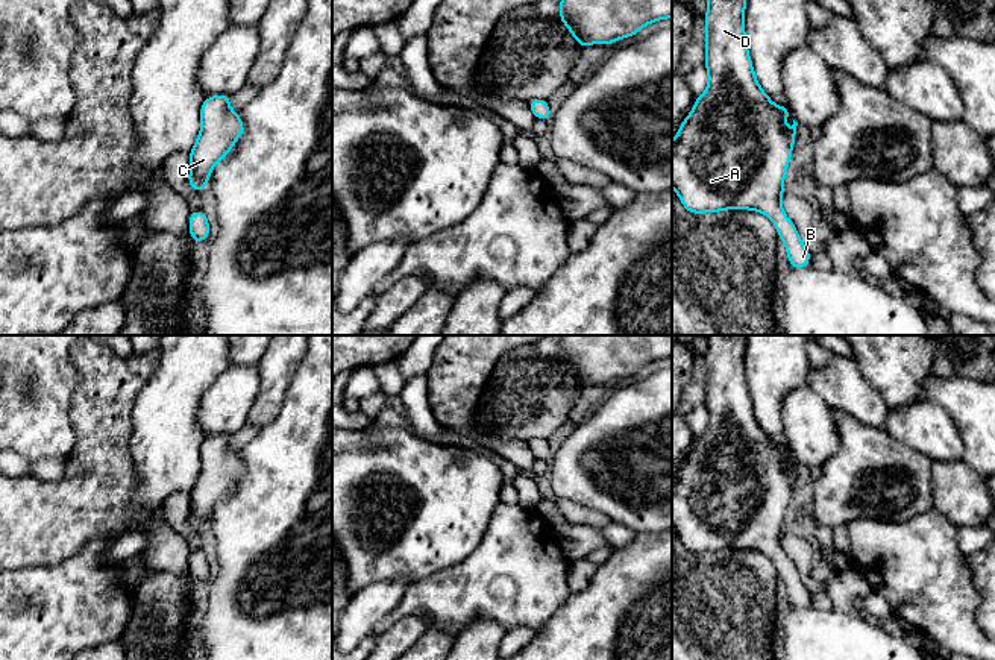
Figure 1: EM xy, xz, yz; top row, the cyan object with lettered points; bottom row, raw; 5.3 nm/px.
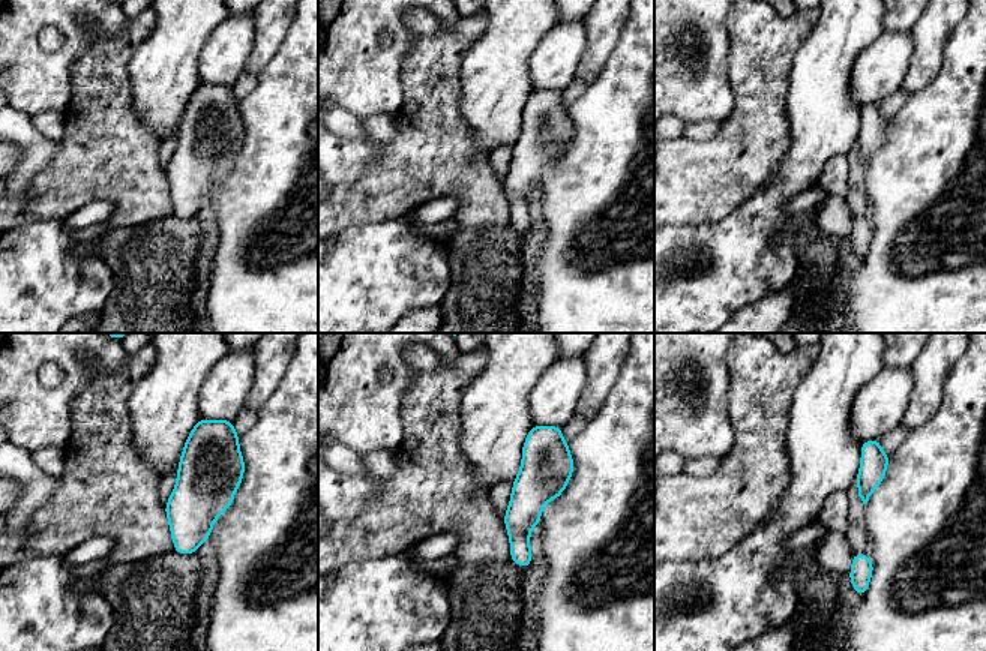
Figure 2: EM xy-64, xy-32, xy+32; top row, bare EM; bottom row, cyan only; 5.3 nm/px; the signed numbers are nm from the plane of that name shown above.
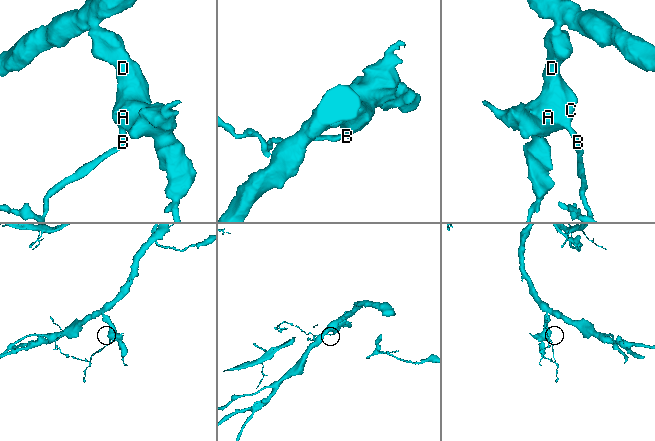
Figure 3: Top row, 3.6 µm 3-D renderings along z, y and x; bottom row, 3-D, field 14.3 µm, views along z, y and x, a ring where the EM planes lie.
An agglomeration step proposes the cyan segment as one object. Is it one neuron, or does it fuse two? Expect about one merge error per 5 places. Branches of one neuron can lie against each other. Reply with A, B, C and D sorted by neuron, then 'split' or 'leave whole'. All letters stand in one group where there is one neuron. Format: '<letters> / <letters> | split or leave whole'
A B C D | leave whole

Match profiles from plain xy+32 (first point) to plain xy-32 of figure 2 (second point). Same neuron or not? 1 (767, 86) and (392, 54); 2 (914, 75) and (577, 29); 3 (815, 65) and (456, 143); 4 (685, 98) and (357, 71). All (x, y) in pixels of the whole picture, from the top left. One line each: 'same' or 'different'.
1: different
2: different
3: different
4: same

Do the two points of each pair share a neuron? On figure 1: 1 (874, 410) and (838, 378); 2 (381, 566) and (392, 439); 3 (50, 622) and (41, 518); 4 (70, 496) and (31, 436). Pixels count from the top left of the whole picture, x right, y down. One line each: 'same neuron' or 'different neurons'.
1: same neuron
2: same neuron
3: different neurons
4: different neurons

